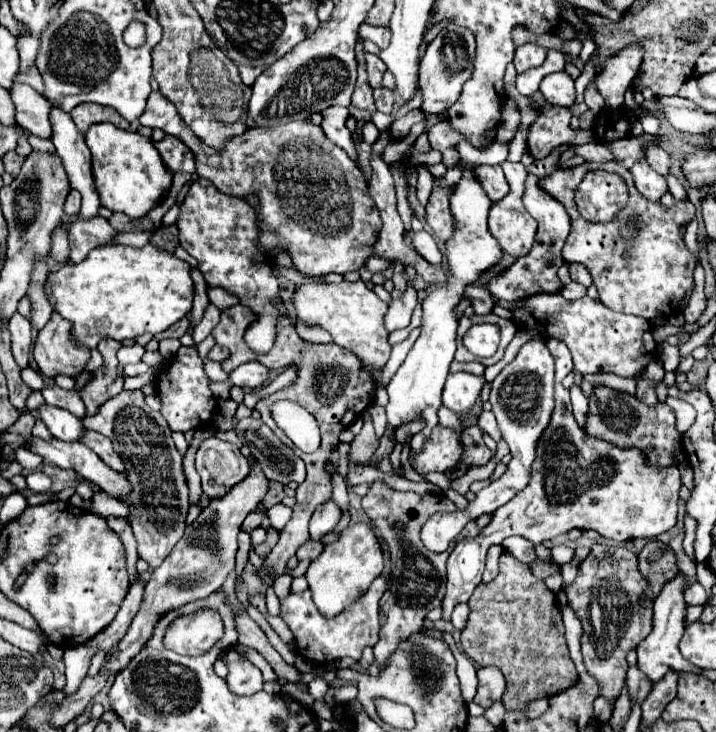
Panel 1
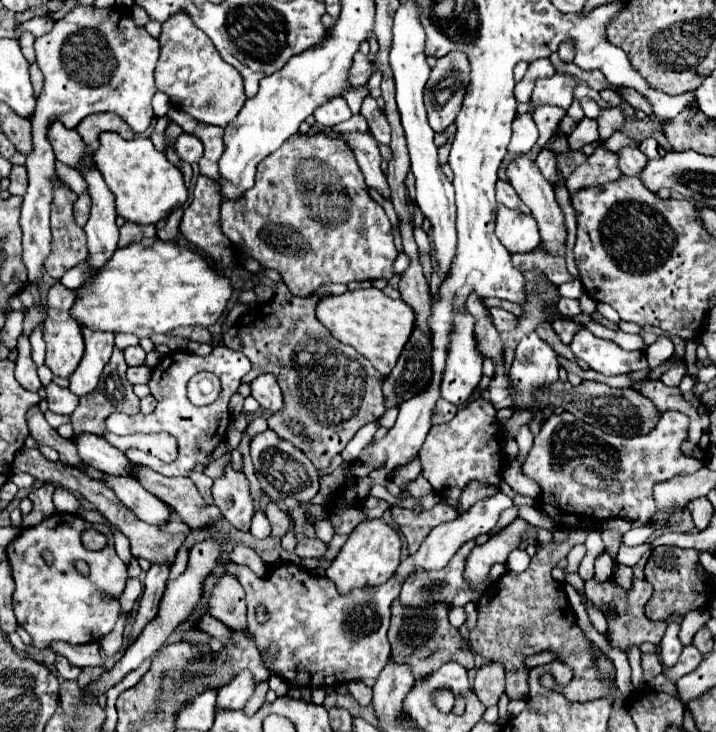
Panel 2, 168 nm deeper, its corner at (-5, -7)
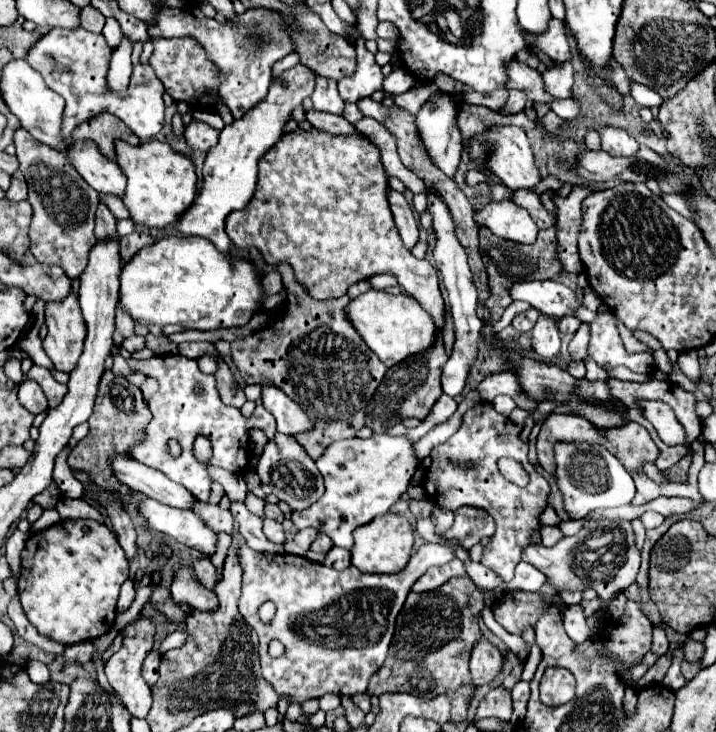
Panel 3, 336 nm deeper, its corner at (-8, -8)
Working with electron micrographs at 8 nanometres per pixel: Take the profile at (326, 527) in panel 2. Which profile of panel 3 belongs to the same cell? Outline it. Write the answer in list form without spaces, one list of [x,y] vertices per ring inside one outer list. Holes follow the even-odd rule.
[[[304,528],[304,530],[300,530],[300,532],[294,536],[294,540],[290,540],[290,542],[284,544],[284,550],[286,550],[288,554],[306,556],[306,552],[310,550],[310,544],[316,540],[316,536],[318,536],[318,530],[314,530],[314,528]]]

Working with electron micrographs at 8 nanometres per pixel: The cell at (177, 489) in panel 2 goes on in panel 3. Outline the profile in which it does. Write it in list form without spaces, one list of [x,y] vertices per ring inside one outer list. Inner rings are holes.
[[[196,502],[194,504],[194,512],[218,534],[218,532],[228,532],[232,534],[234,530],[234,518],[230,514],[230,510],[222,510],[216,504],[204,504],[204,502]]]

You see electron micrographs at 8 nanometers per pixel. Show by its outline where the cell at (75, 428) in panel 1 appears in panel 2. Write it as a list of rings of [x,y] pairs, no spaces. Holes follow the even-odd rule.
[[[81,433],[71,437],[73,445],[79,451],[79,457],[87,461],[87,465],[95,467],[97,471],[105,471],[109,475],[129,475],[131,473],[131,461],[113,445],[109,445],[103,437],[91,435],[91,433]]]

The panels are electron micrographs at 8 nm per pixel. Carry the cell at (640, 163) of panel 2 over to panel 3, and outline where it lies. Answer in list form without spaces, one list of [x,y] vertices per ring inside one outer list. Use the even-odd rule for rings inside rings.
[[[604,126],[600,132],[600,142],[602,142],[602,150],[610,152],[610,154],[618,154],[618,156],[630,156],[638,152],[638,142],[628,136],[626,130],[622,128],[614,128],[614,126]]]

